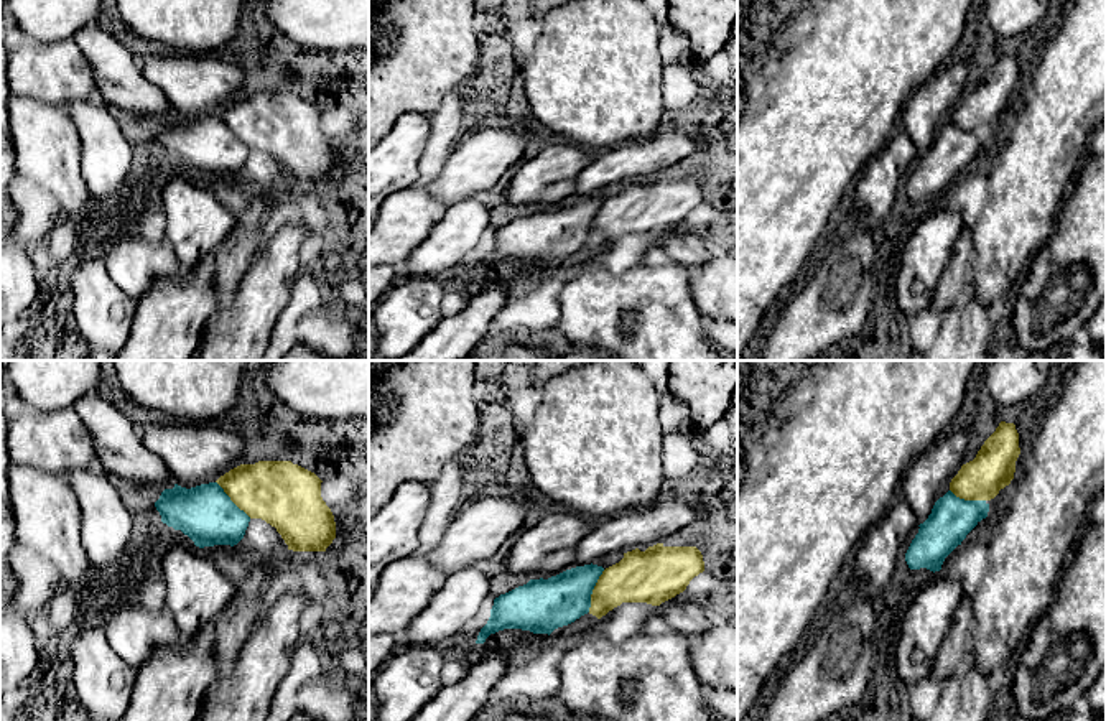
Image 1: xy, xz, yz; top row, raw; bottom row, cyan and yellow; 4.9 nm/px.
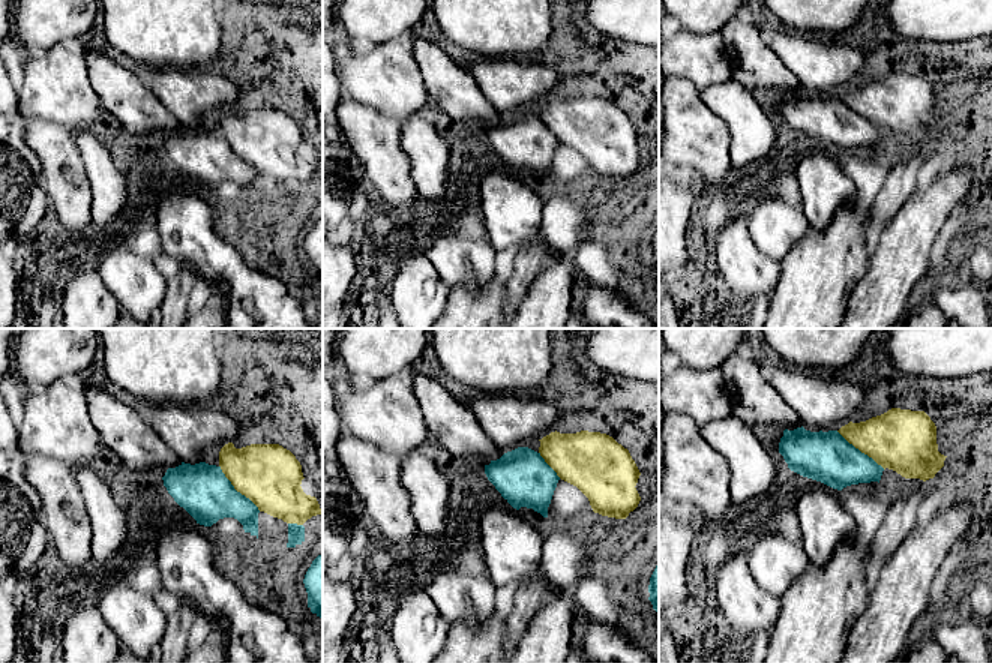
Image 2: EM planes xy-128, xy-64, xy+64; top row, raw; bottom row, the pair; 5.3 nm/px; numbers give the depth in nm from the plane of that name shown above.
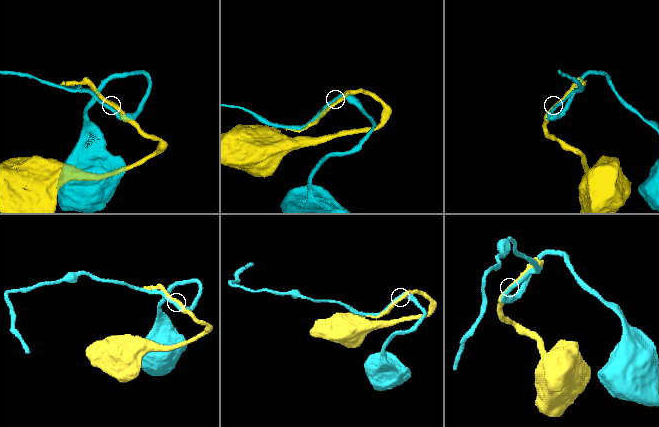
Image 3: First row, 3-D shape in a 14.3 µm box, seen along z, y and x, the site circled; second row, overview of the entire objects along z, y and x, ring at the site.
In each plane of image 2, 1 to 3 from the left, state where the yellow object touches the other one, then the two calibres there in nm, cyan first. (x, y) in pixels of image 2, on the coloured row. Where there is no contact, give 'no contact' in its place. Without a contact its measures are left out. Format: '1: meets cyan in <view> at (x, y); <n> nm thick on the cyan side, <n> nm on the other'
1: meets cyan in xy-128 at (234, 489); 280 nm thick on the cyan side, 340 nm on the other
2: meets cyan in xy-64 at (548, 465); 300 nm thick on the cyan side, 320 nm on the other
3: meets cyan in xy+64 at (859, 450); 280 nm thick on the cyan side, 340 nm on the other

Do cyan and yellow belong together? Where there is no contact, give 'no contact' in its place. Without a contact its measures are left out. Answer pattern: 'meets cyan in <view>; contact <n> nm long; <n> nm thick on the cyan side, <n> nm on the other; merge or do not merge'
meets cyan in xz; contact 220 nm long; 260 nm thick on the cyan side, 240 nm on the other; do not merge

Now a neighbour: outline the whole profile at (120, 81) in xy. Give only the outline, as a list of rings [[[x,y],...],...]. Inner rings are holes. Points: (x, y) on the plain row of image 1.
[[[99,23],[86,25],[72,40],[94,67],[99,99],[138,117],[176,115],[163,91],[143,76],[137,58]]]

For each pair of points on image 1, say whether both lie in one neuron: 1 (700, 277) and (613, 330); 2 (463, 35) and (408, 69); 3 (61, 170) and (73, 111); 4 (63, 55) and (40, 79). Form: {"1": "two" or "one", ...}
{"1": "one", "2": "one", "3": "two", "4": "one"}

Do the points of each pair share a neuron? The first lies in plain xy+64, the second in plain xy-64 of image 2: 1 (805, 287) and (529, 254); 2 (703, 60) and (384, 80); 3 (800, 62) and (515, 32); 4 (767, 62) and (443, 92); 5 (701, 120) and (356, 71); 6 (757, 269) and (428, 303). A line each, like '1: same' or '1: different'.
1: different
2: same
3: different
4: same
5: different
6: same

